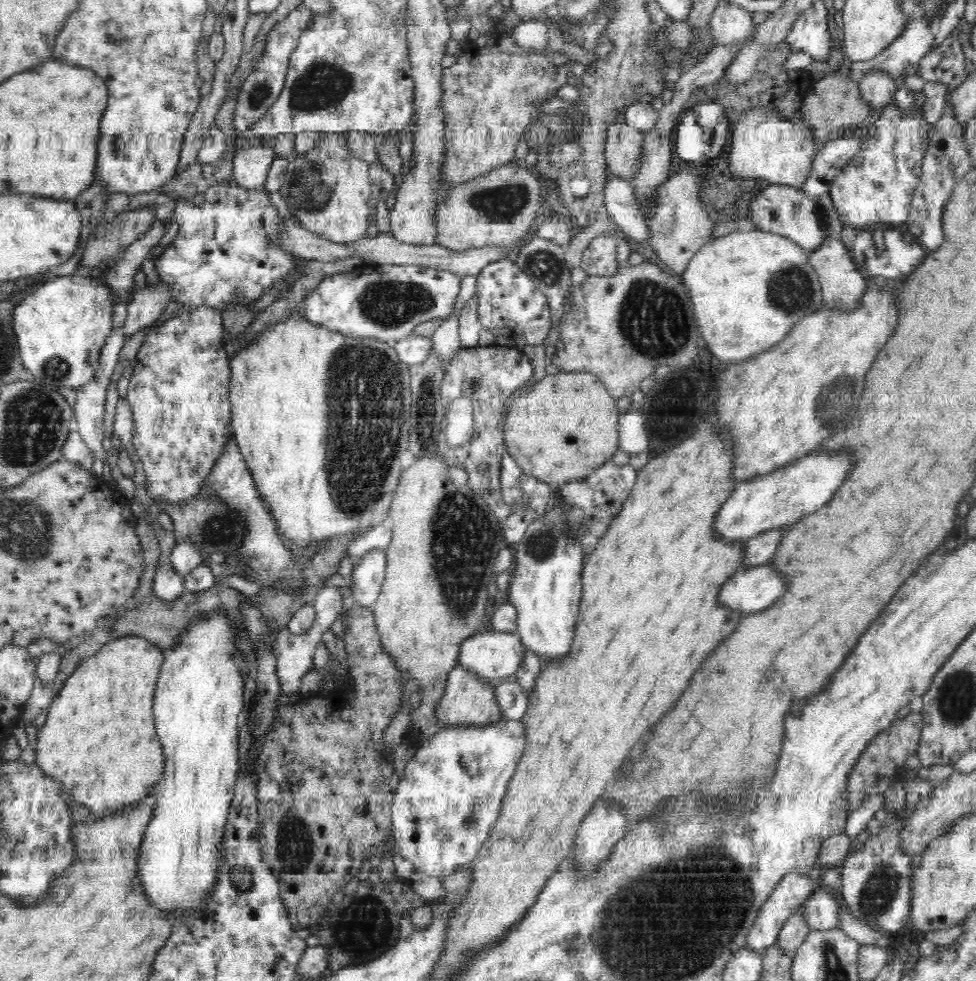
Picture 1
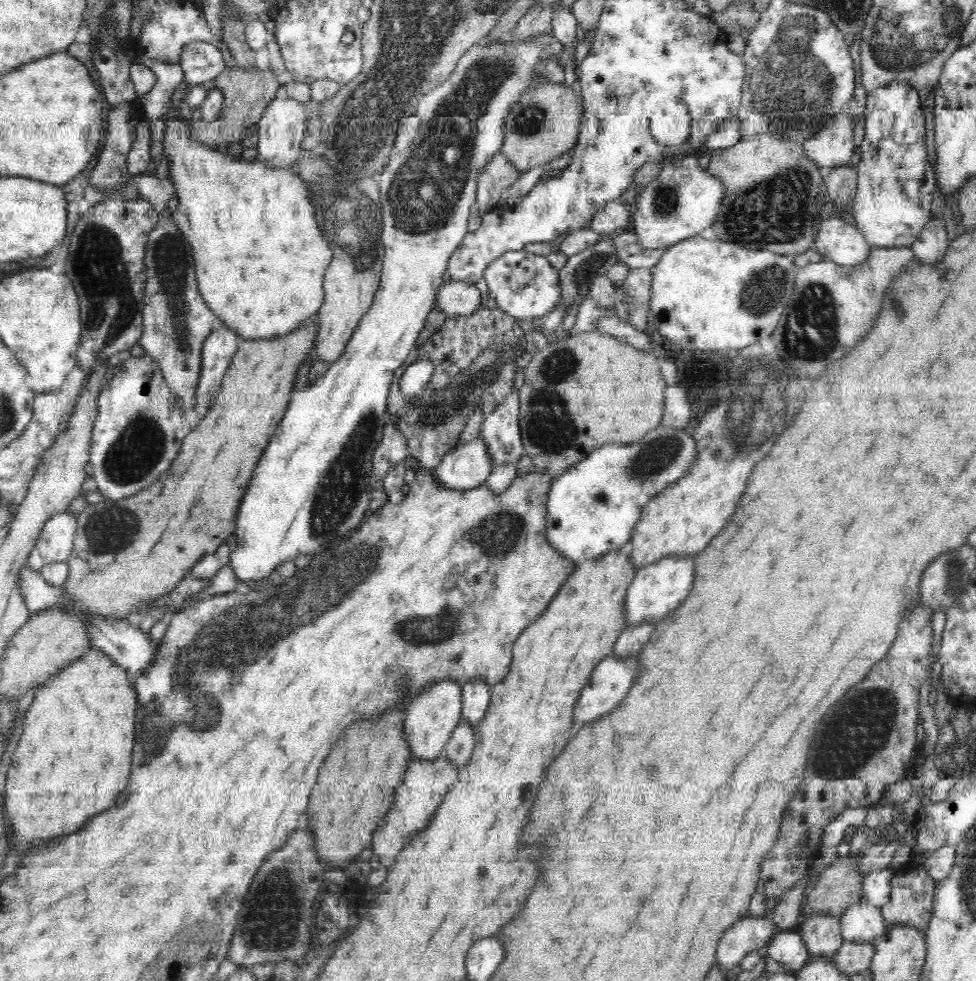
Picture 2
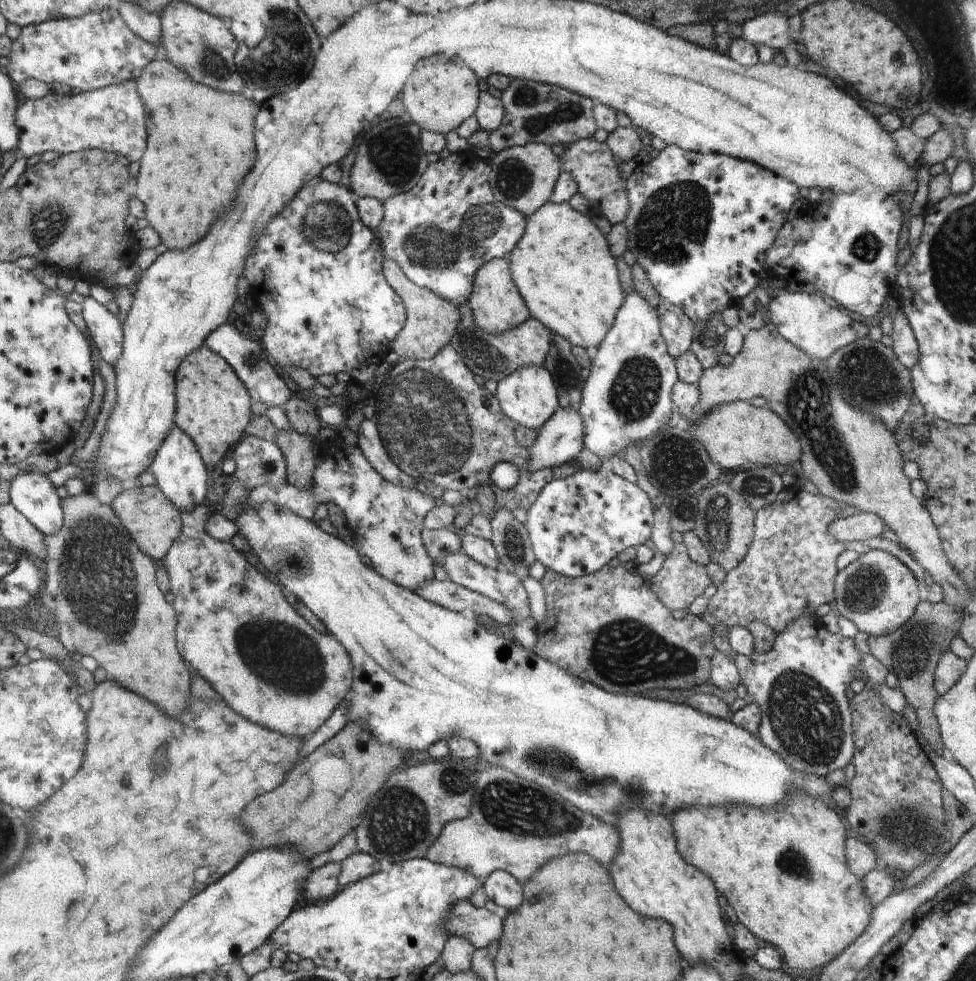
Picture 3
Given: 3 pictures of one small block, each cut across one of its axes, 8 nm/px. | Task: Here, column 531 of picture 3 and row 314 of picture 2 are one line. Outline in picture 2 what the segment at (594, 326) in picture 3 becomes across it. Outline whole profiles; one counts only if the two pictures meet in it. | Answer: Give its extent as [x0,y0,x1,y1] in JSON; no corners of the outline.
[163,110,333,339]

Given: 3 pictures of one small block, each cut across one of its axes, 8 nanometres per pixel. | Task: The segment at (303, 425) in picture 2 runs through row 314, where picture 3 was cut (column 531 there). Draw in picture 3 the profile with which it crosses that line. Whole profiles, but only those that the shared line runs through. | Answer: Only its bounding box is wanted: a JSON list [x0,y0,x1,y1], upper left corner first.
[494,365,559,429]

